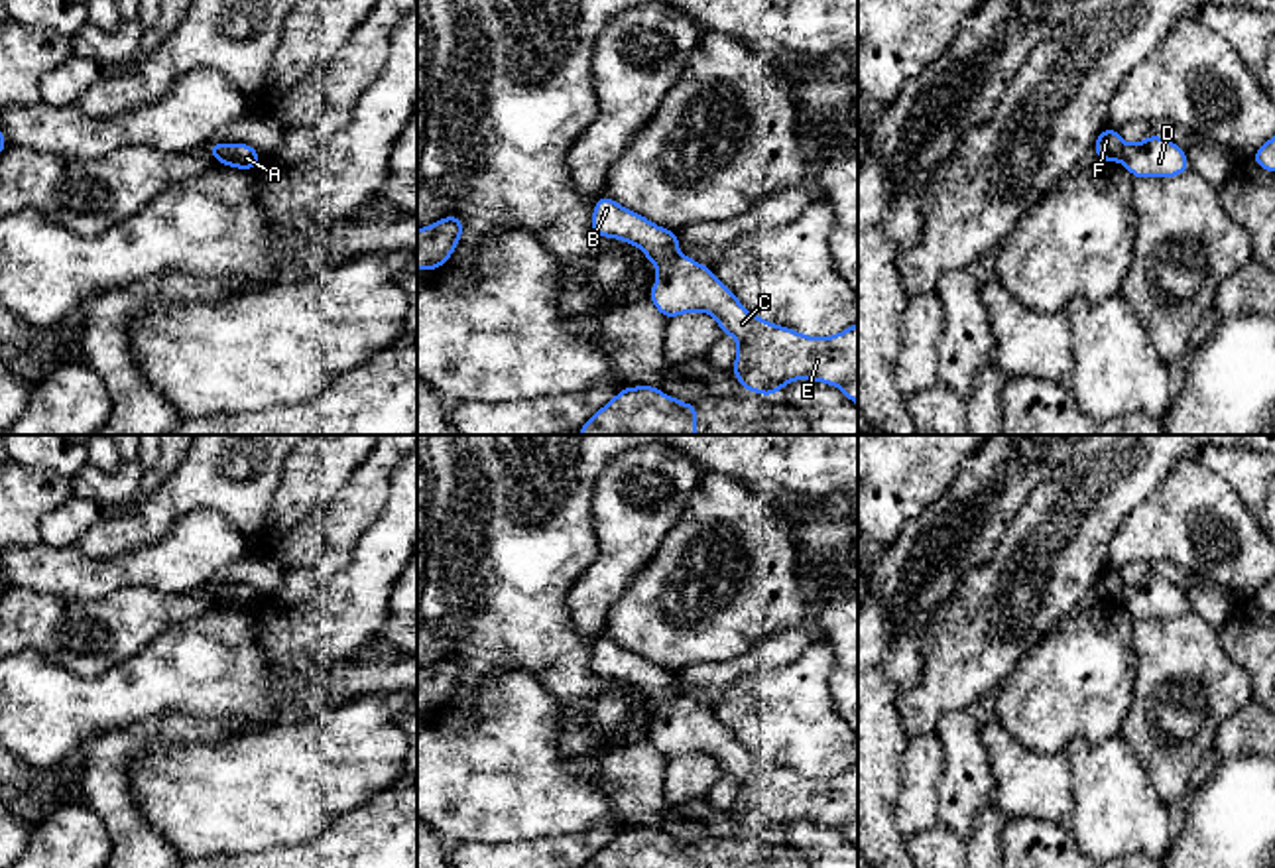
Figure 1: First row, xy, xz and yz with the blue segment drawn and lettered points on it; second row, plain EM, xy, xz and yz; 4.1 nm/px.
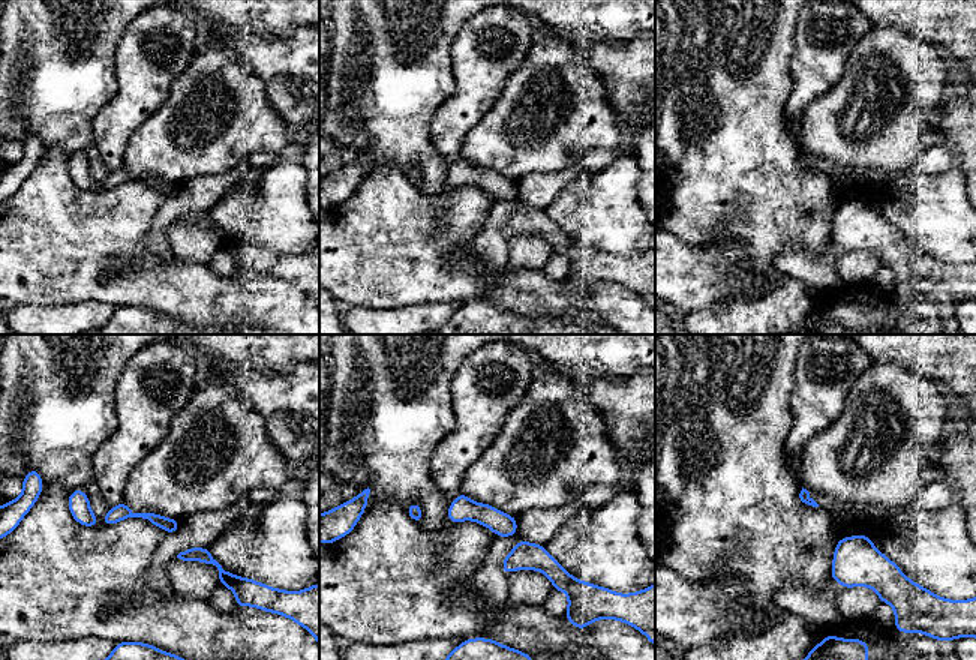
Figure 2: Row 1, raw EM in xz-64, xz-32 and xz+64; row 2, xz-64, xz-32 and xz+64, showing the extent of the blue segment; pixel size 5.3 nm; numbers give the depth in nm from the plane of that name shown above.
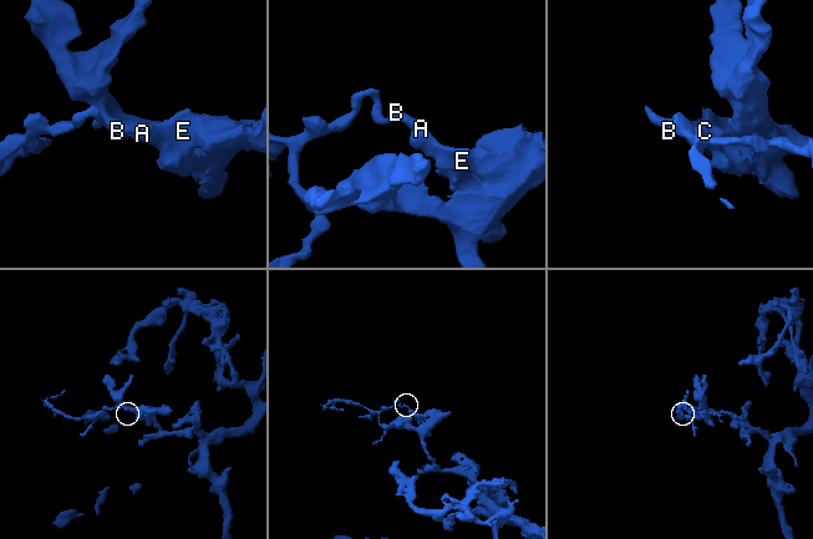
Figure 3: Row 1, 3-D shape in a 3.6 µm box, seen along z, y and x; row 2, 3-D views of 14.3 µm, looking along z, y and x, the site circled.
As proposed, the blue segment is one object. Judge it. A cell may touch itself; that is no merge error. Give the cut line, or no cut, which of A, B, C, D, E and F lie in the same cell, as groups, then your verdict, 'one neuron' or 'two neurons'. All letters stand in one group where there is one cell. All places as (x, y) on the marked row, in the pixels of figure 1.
xz (679, 254), (658, 266) | A C D E / B F | two neurons

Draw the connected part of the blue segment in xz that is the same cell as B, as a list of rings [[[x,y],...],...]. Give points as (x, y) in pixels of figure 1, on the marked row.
[[[606,195],[596,199],[590,228],[596,236],[636,244],[655,266],[679,256],[679,238],[675,230],[665,230],[653,224]]]

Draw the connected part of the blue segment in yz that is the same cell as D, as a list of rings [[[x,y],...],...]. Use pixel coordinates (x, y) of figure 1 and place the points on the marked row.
[[[1155,134],[1147,136],[1139,144],[1125,144],[1122,163],[1133,175],[1133,179],[1169,179],[1190,167],[1188,157],[1181,146]]]

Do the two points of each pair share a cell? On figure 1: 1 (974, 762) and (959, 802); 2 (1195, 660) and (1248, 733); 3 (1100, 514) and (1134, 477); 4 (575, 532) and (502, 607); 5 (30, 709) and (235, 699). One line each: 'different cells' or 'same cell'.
1: same cell
2: different cells
3: same cell
4: same cell
5: same cell

